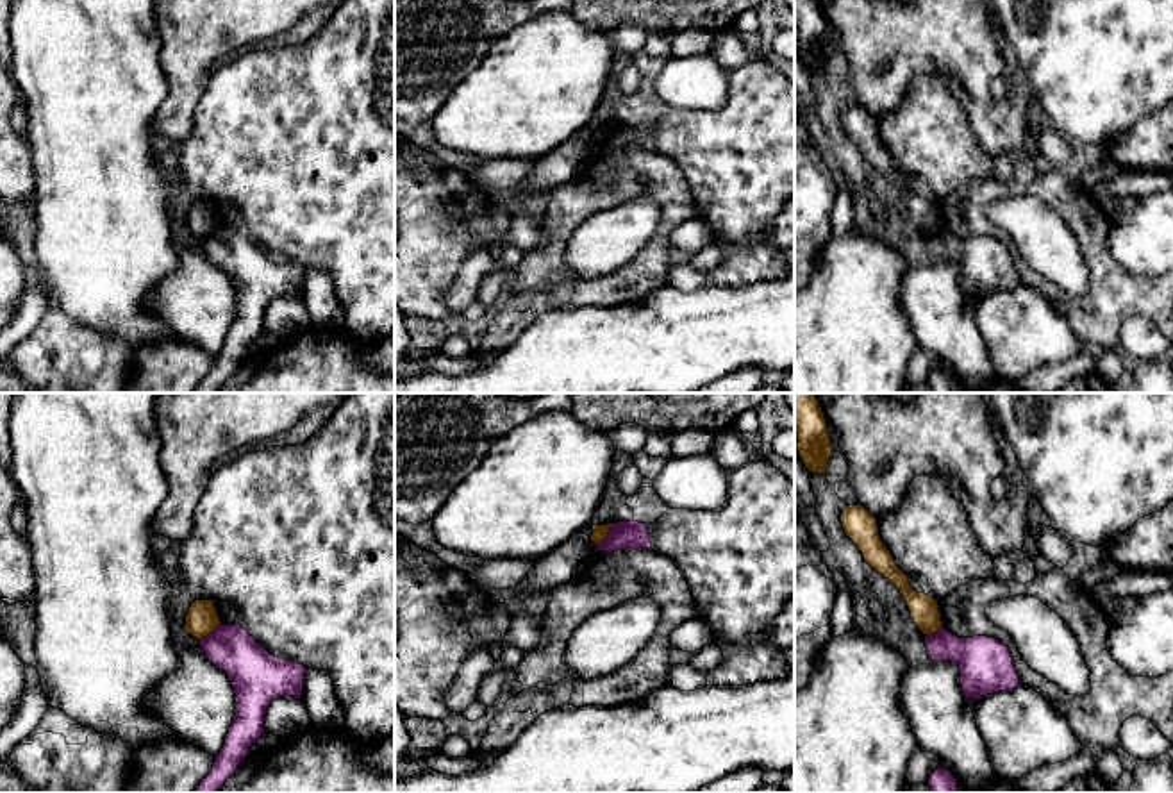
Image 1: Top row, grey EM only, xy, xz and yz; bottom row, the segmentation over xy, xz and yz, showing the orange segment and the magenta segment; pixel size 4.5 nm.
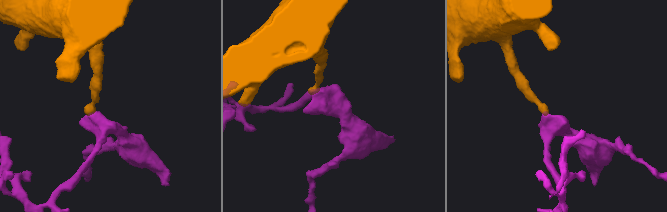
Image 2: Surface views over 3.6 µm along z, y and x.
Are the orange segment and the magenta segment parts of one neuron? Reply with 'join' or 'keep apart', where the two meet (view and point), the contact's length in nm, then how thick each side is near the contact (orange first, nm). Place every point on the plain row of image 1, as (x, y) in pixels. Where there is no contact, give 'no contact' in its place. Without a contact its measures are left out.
join | xz (607, 134) | 130 nm | 70/130 nm

